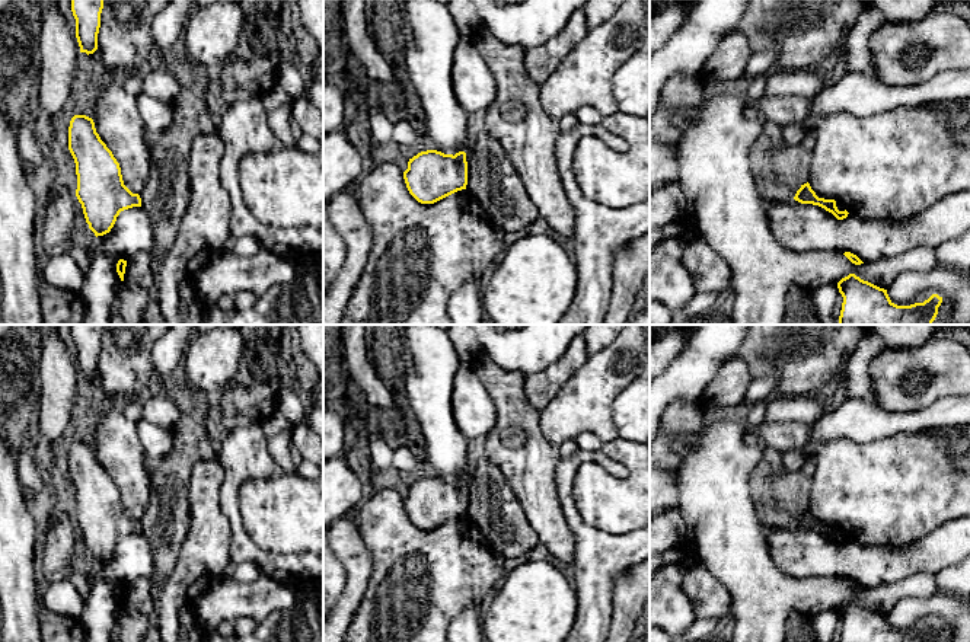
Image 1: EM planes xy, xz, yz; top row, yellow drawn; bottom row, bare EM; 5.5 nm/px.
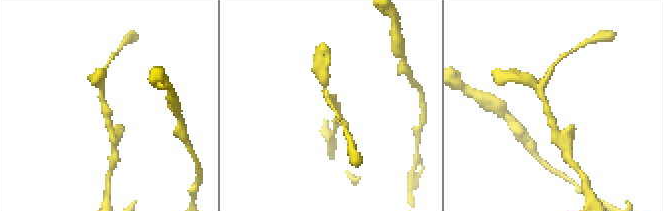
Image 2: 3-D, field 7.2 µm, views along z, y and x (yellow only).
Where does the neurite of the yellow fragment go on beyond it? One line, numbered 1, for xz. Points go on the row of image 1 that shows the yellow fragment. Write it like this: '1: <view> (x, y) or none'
1: none

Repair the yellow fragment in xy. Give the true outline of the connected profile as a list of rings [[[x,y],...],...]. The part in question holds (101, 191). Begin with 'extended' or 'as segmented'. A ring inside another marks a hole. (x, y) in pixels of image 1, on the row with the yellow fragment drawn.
as segmented | [[[71,118],[68,150],[76,163],[76,197],[86,223],[96,237],[103,236],[111,231],[121,211],[141,207],[141,198],[124,185],[119,163],[100,140],[92,118]]]

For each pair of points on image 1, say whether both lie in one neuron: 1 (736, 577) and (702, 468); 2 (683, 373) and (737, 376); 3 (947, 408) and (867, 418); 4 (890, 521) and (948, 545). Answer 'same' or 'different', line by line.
1: same
2: different
3: same
4: different

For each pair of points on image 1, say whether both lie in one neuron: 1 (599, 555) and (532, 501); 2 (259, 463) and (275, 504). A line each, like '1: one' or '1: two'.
1: two
2: two

